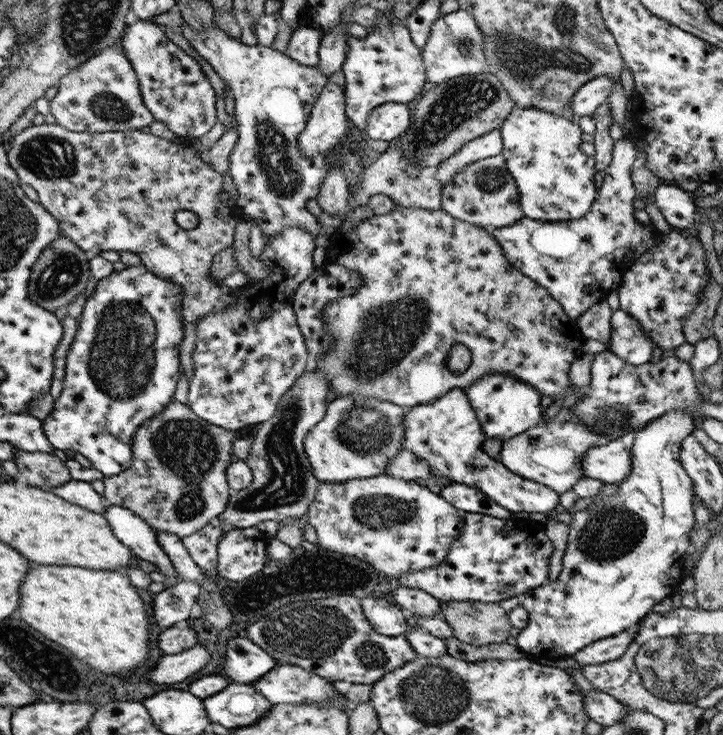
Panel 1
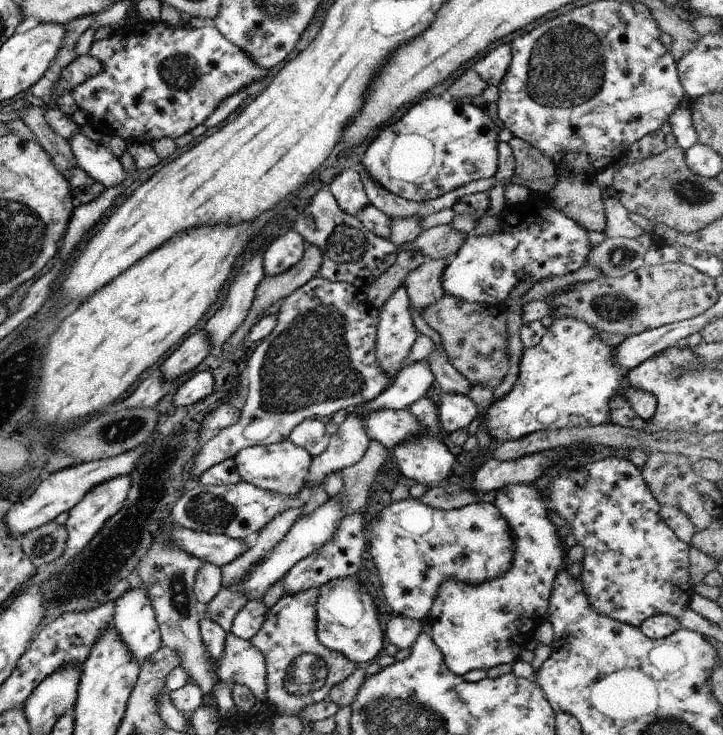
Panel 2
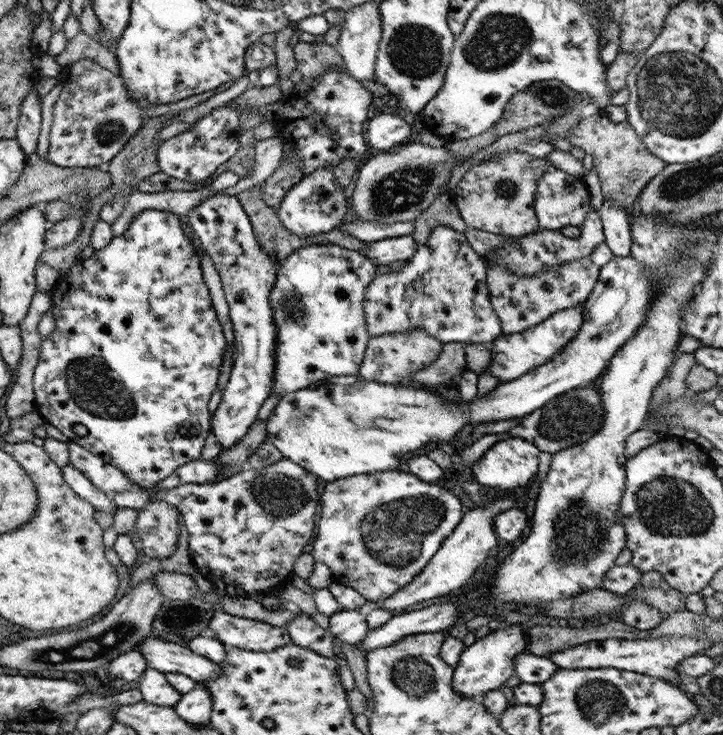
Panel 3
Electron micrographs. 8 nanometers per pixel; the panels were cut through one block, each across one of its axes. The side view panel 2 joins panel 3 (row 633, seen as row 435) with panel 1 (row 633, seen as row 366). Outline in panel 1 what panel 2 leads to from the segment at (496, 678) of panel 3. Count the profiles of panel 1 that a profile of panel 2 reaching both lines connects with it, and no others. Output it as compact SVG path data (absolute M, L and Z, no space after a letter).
M687 409L668 410L660 414L658 418L652 418L649 422L646 422L641 429L635 431L633 442L629 449L631 468L627 476L620 482L617 482L617 491L615 491L613 495L609 495L609 497L597 497L597 499L591 503L591 507L587 507L587 509L583 511L571 513L571 522L568 526L569 535L567 536L565 552L563 552L559 576L553 581L545 581L541 586L527 589L522 596L519 596L520 605L528 612L527 625L522 630L519 630L519 634L517 634L517 638L515 638L517 648L521 652L526 653L530 658L535 658L537 661L541 661L544 658L570 656L575 654L576 650L581 650L583 646L587 646L587 644L591 644L591 642L596 642L603 638L615 637L615 634L619 634L626 628L638 624L662 598L678 590L683 579L682 558L685 552L691 548L690 532L693 530L693 525L695 524L692 512L692 482L679 462L678 452L681 441L686 436L692 434L692 431L696 427L698 427L697 420L692 417Z

